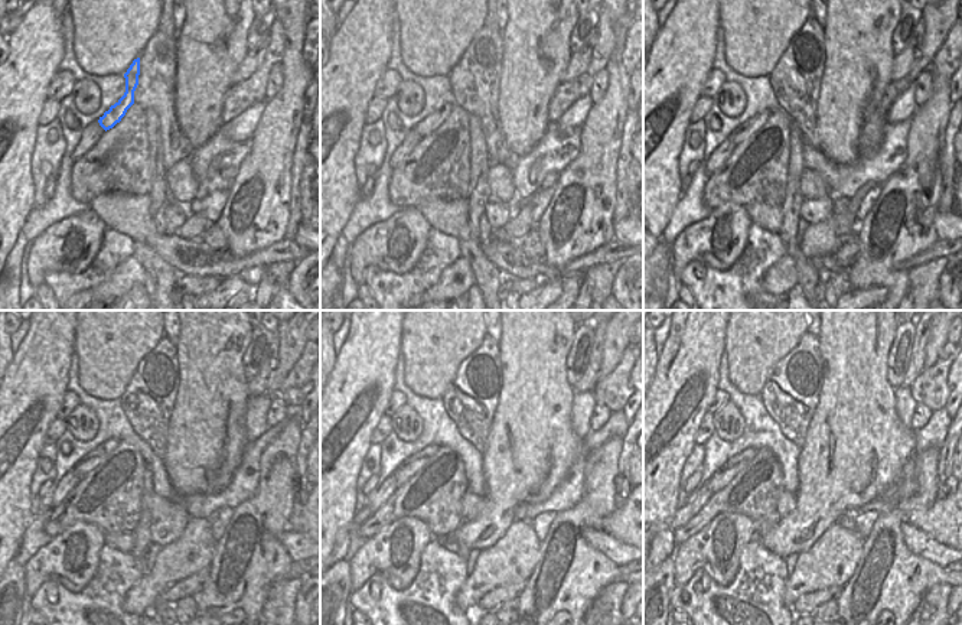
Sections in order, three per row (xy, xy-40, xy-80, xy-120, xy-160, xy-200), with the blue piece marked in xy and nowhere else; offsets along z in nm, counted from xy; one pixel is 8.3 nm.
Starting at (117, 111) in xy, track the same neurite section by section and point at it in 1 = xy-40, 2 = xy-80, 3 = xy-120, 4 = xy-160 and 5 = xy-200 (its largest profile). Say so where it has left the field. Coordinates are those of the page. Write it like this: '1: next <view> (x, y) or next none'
1: next xy-40 (433, 121)
2: next xy-80 (744, 130)
3: next xy-120 (93, 459)
4: next xy-160 (411, 465)
5: next xy-200 (730, 469)

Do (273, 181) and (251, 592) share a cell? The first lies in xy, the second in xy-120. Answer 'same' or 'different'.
same

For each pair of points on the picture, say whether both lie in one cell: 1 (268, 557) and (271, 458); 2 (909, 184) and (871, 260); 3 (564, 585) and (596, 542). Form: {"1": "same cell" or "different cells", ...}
{"1": "same cell", "2": "same cell", "3": "different cells"}

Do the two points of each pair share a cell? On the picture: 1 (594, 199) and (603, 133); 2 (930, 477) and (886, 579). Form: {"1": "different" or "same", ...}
{"1": "same", "2": "same"}

